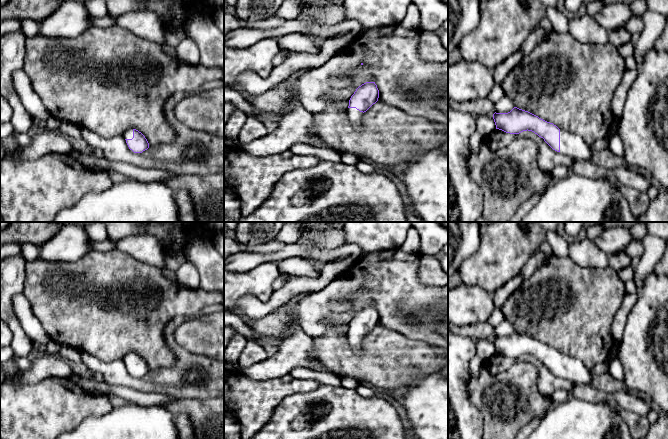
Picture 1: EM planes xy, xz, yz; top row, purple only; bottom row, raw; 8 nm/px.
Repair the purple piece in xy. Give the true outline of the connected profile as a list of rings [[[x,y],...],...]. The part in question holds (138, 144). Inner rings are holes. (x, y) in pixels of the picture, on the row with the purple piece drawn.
[[[136,129],[127,130],[123,137],[129,149],[134,153],[142,153],[149,148],[149,143],[145,136]]]

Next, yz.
[[[514,107],[508,113],[494,113],[493,119],[496,129],[510,134],[532,131],[555,151],[564,155],[579,157],[585,161],[592,157],[592,148],[579,135],[559,129],[553,123],[538,116]]]

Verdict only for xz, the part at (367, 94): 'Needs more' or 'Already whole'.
Needs more

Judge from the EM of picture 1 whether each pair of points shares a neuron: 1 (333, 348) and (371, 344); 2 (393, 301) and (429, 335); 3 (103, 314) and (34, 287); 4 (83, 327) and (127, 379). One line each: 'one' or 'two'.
1: one
2: one
3: one
4: two

